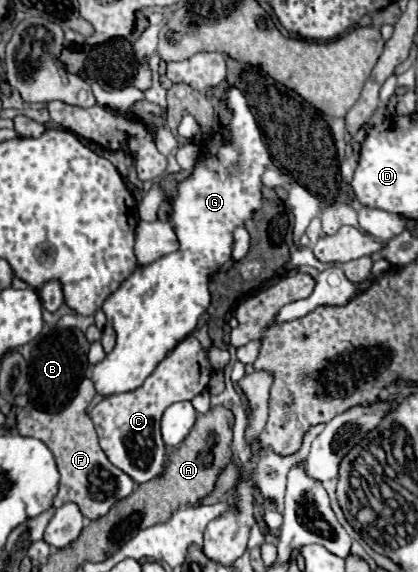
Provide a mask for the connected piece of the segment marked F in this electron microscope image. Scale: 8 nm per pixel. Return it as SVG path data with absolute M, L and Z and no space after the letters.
M84 378L78 386L76 396L72 398L72 402L66 408L62 408L60 412L50 414L50 412L38 410L34 404L28 404L26 408L20 408L16 412L18 434L32 436L32 438L46 442L46 446L50 448L50 452L56 458L56 466L60 472L60 486L58 486L58 494L56 494L54 502L62 502L62 504L66 504L70 500L76 502L80 512L88 520L98 520L112 508L114 502L124 500L136 488L132 478L126 476L116 466L112 466L110 460L106 458L106 454L102 452L102 448L98 446L94 424L86 414L86 408L90 404L90 400L94 398L94 394L96 394L96 390L94 390L92 380Z

